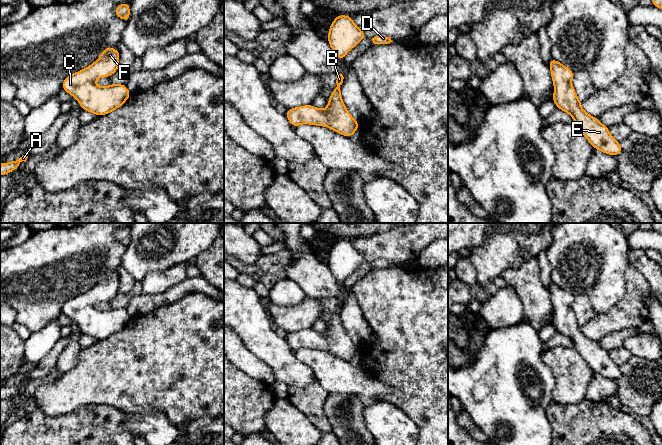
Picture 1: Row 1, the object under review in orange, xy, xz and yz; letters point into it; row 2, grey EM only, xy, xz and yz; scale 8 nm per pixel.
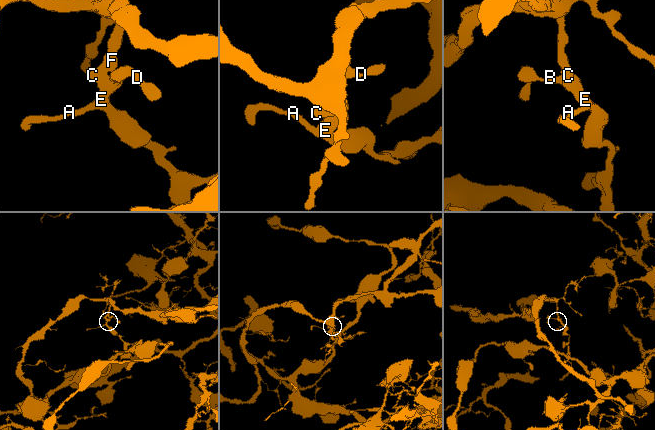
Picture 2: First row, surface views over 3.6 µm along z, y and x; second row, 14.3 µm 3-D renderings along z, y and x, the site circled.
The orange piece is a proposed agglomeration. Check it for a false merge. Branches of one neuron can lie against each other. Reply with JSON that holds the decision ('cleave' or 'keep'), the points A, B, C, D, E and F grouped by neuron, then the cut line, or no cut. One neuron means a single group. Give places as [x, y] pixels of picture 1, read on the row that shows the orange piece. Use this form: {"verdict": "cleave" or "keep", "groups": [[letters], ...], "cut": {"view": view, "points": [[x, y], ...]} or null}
{"verdict": "keep", "groups": [["A", "B", "C", "D", "E", "F"]], "cut": null}

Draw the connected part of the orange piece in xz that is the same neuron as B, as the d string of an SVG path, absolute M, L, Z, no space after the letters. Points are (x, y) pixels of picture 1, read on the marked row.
M338 74L336 78L337 87L331 92L325 110L314 107L312 104L287 109L285 115L294 128L301 124L325 126L347 138L351 138L357 131L359 122L348 112L341 97L344 77Z

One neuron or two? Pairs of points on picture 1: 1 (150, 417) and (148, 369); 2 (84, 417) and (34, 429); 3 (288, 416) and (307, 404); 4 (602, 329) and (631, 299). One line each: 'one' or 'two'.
1: two
2: one
3: two
4: one

